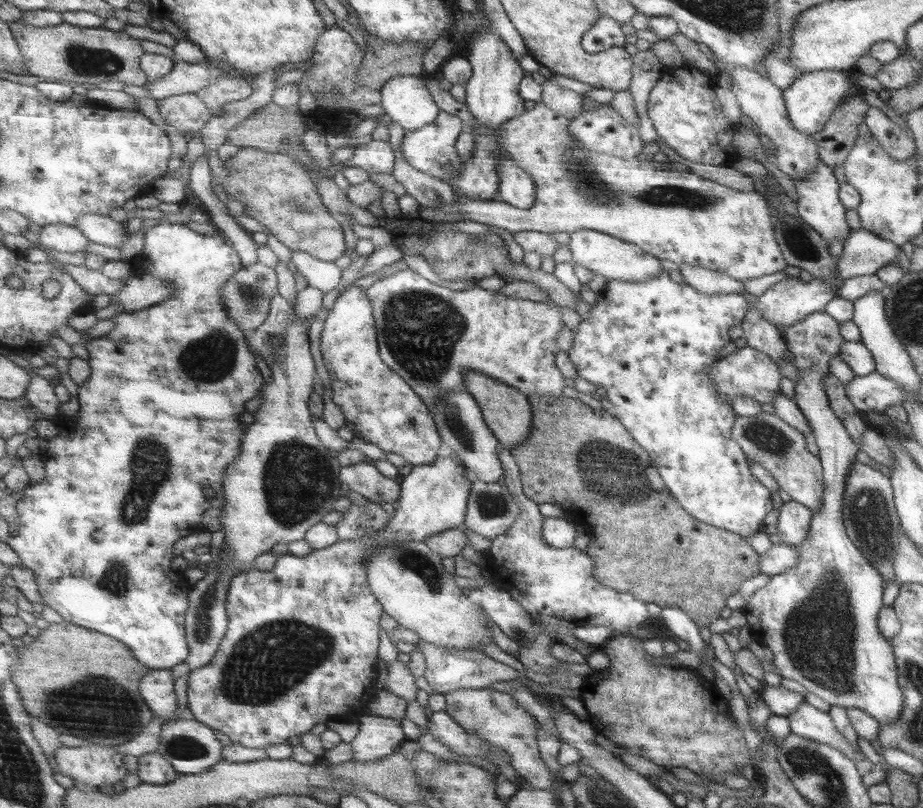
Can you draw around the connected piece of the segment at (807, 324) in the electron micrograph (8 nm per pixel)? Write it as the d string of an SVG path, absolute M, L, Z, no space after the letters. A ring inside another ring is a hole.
M824 310L813 312L803 317L801 321L785 327L783 337L787 350L794 356L792 363L799 374L799 379L794 383L795 404L799 406L801 414L807 418L807 424L811 428L811 439L818 451L824 485L822 502L820 502L820 508L814 514L812 513L805 538L796 546L795 567L789 567L781 574L769 575L769 582L749 598L741 611L745 615L746 625L750 628L750 634L755 642L771 650L773 666L777 668L781 677L802 684L807 691L830 706L859 708L871 718L875 718L879 725L891 725L891 722L899 718L903 695L897 685L895 657L890 641L877 628L879 609L883 607L882 593L885 583L877 569L871 566L871 563L861 555L861 551L855 548L853 542L847 537L841 513L848 470L856 462L855 454L858 448L851 441L841 419L831 411L825 387L823 387L823 378L828 372L828 362L833 356L837 356L844 340L839 334L837 321Z

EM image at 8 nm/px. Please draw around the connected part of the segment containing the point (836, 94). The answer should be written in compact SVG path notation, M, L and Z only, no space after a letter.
M849 69L821 70L797 76L791 85L782 91L786 118L791 126L807 136L819 132L833 110L843 101L843 97L849 95L851 89L857 86L852 77L853 73L854 71Z

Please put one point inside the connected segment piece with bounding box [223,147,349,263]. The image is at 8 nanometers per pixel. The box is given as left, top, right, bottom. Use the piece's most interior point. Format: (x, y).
(279, 192)

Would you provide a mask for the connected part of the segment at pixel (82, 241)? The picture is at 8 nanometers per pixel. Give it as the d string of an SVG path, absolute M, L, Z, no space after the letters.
M65 223L47 225L40 231L40 246L61 253L85 253L89 238L76 226Z

